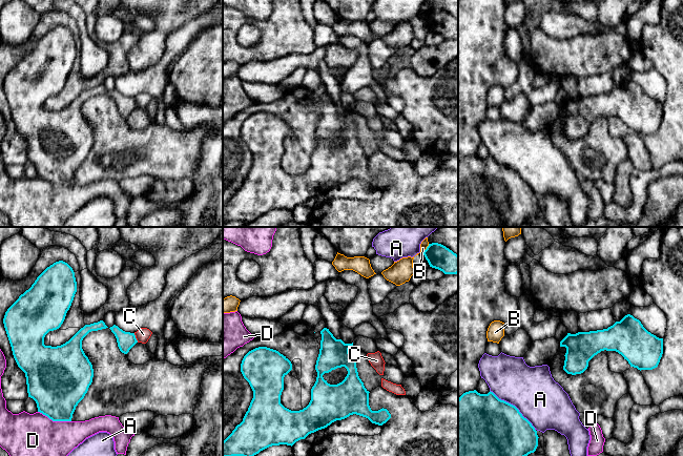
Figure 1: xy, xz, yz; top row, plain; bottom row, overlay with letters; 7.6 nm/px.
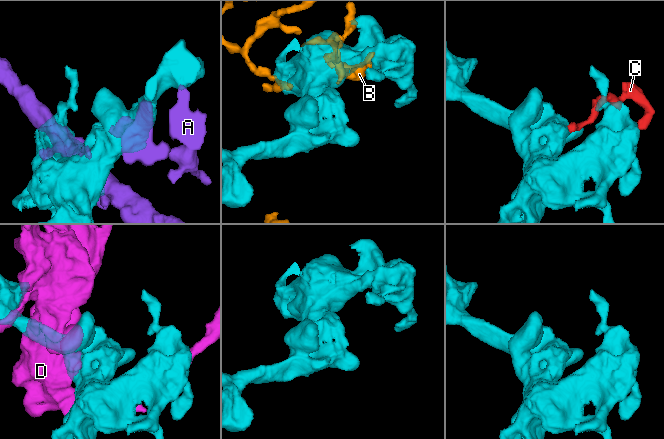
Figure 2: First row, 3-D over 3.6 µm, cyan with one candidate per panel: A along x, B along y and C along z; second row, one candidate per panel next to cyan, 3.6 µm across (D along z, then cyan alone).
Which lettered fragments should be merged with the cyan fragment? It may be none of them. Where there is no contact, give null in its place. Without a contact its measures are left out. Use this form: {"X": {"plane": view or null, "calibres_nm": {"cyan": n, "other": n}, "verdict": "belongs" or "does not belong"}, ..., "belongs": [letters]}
{"A": {"plane": "yz", "calibres_nm": {"cyan": 500, "other": 360}, "verdict": "does not belong"}, "B": {"plane": "xz", "calibres_nm": {"cyan": 190, "other": 60}, "verdict": "does not belong"}, "C": {"plane": "xy", "calibres_nm": {"cyan": 140, "other": 110}, "verdict": "does not belong"}, "D": {"plane": "xy", "calibres_nm": {"cyan": 400, "other": 460}, "verdict": "does not belong"}, "belongs": []}

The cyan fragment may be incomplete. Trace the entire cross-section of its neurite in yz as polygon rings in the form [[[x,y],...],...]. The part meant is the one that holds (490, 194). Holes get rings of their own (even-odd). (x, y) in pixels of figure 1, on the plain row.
[[[474,154],[463,158],[458,163],[458,227],[515,227],[536,215],[538,203],[537,195],[532,188],[522,181],[519,174],[515,170],[499,164],[493,157],[490,156],[488,159],[480,159]]]

